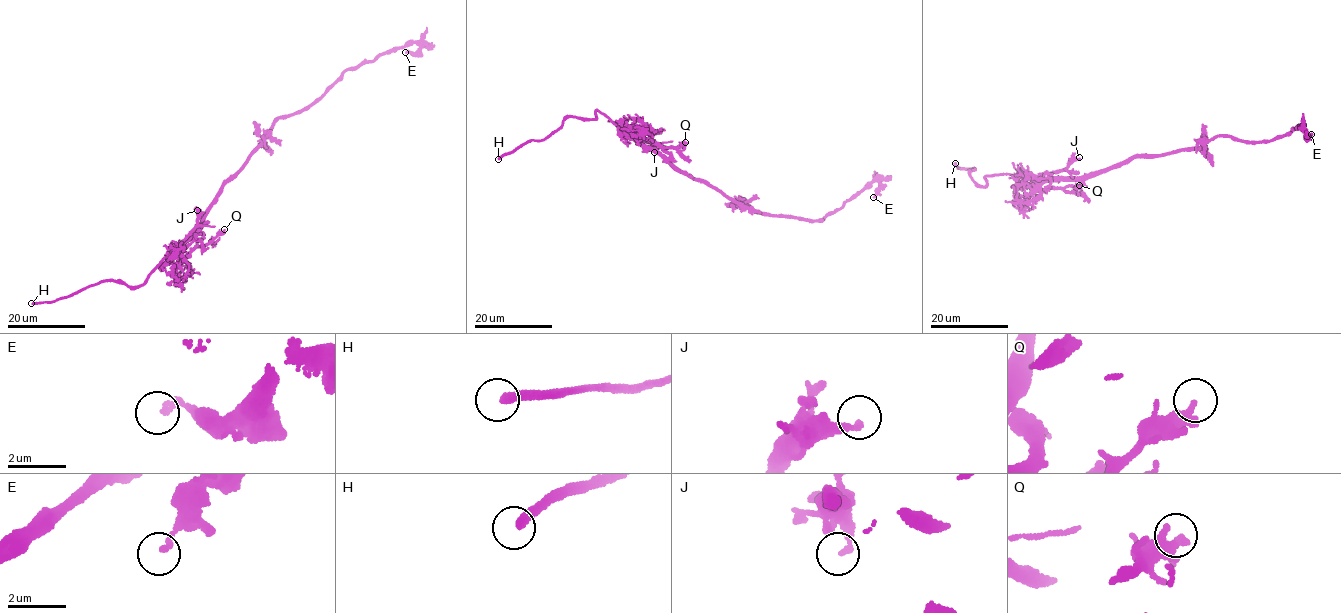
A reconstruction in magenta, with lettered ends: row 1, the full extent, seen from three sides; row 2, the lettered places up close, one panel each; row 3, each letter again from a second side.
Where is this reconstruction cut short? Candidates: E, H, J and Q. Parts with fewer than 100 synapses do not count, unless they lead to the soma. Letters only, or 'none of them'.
H

